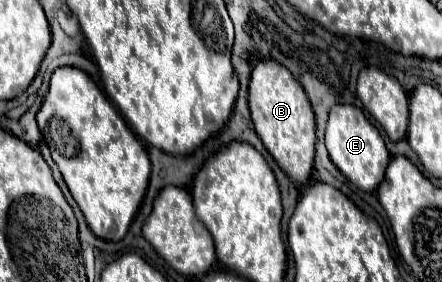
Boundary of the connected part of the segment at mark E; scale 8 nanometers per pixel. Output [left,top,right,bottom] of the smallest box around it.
[325,105,389,191]

